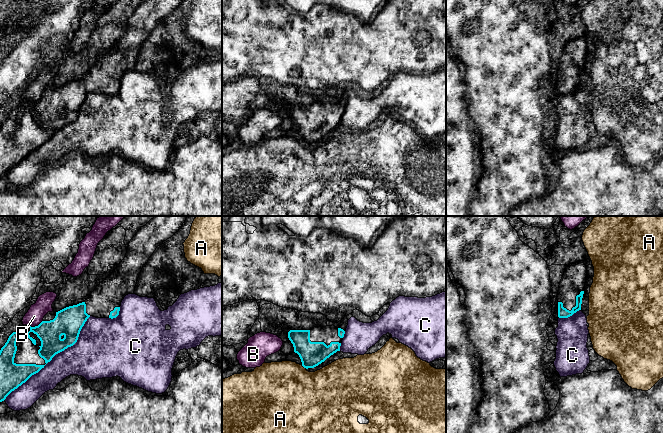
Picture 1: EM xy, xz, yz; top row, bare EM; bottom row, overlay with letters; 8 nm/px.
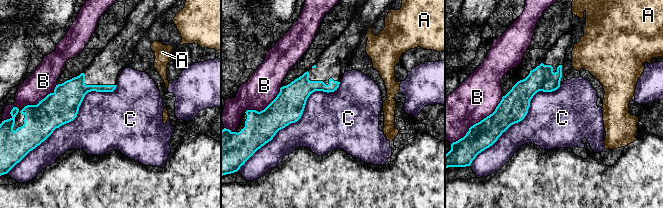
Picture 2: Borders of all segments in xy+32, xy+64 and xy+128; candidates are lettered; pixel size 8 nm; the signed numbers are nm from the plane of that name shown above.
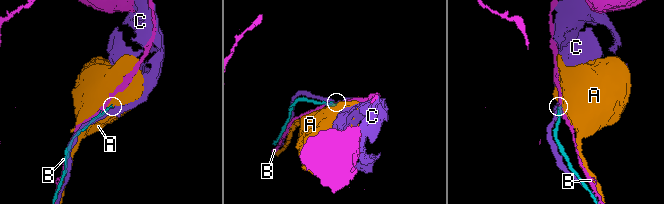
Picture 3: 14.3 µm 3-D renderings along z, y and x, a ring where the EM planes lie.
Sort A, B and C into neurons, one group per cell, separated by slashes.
A / B / C

